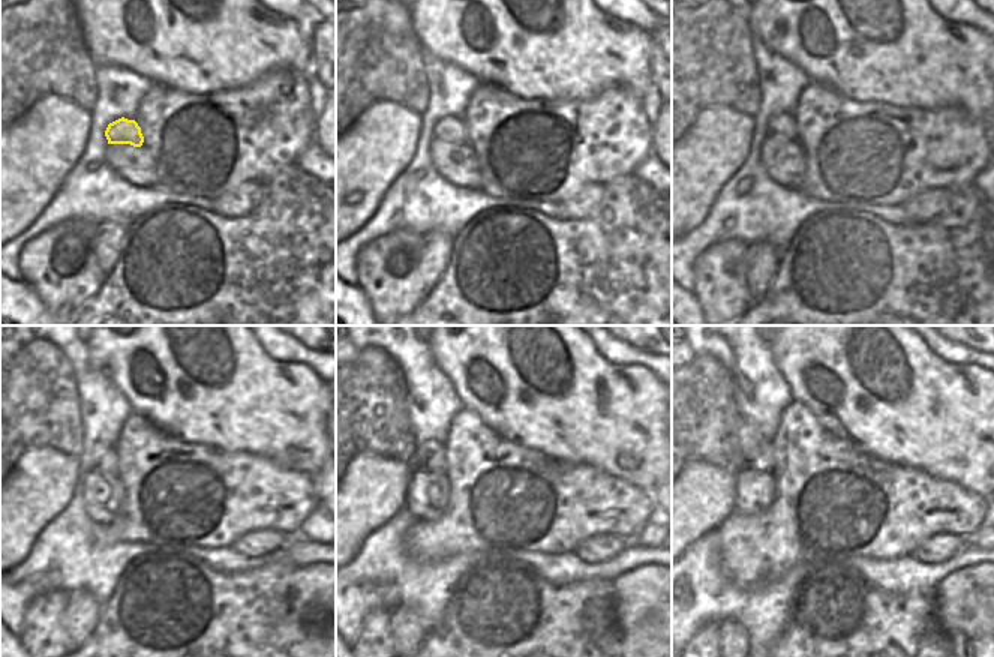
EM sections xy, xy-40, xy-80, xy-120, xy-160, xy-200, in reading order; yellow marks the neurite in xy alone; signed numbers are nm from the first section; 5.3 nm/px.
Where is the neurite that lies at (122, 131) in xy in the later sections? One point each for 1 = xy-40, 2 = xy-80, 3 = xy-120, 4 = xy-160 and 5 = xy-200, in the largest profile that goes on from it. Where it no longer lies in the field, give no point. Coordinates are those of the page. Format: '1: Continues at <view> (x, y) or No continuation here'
1: Continues at xy-40 (452, 129)
2: Continues at xy-80 (781, 125)
3: Continues at xy-120 (105, 465)
4: Continues at xy-160 (432, 458)
5: Continues at xy-200 (756, 450)

